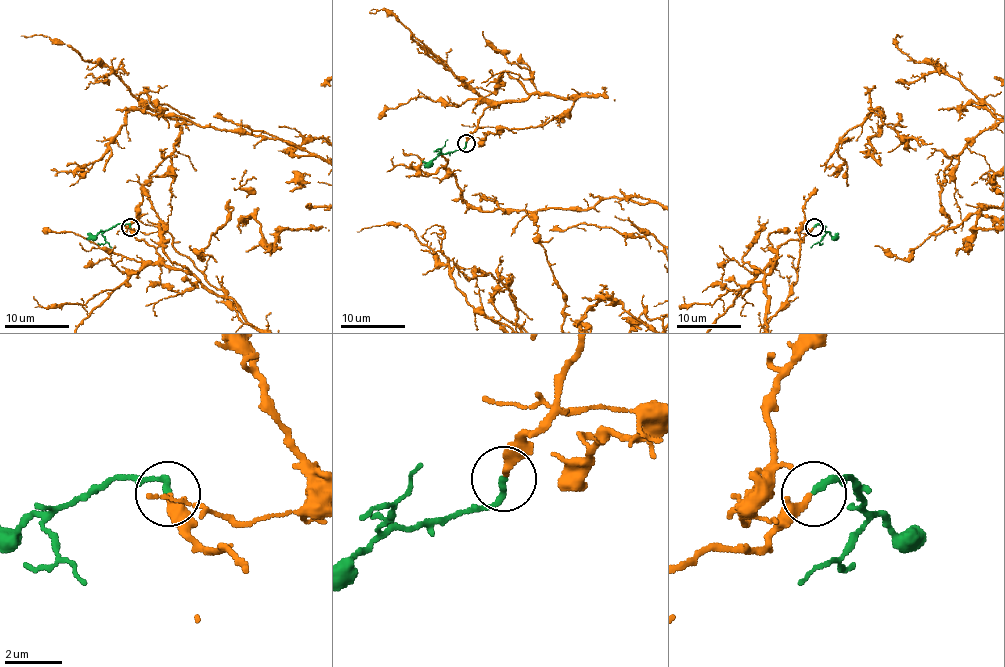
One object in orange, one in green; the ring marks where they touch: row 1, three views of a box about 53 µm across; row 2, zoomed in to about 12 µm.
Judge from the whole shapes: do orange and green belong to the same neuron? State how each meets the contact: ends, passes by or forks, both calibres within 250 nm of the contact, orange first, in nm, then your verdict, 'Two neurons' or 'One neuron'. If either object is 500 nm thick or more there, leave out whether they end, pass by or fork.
At the ring orange ends. At the ring green ends. Thickness 280 nm (orange) against 240 nm. One neuron

